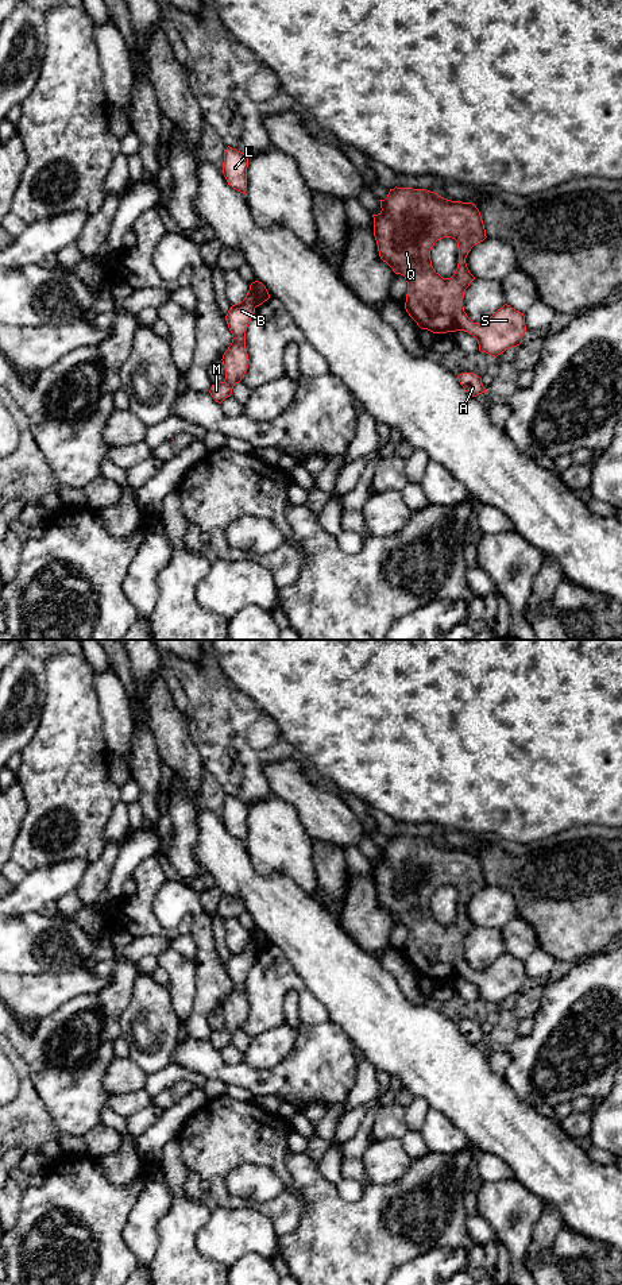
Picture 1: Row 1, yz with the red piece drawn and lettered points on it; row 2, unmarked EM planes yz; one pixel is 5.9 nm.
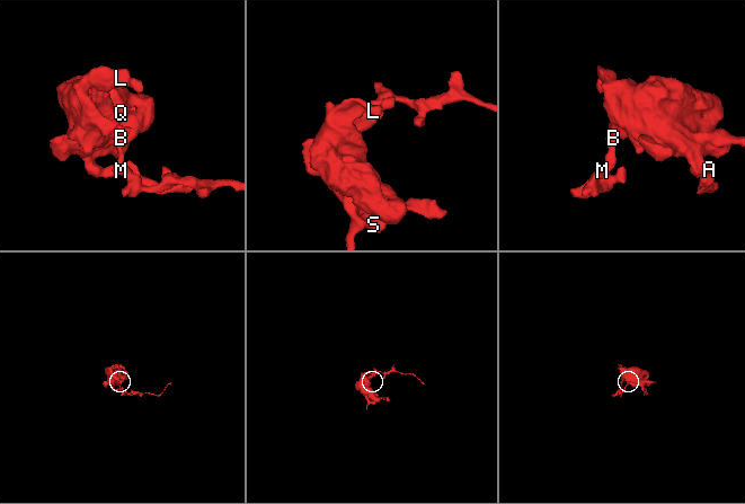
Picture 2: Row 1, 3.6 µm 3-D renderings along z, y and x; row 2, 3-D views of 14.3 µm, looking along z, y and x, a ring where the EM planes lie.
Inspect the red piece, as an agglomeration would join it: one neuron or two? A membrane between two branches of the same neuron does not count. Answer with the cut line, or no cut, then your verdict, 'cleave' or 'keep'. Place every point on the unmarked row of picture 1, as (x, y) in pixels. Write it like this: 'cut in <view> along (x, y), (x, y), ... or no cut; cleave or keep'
cut in yz along (250, 936), (257, 953); cleave

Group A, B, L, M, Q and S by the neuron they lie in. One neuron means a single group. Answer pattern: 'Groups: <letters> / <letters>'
Groups: A L Q S / B M

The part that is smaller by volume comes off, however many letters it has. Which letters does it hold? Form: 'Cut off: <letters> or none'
Cut off: B, M

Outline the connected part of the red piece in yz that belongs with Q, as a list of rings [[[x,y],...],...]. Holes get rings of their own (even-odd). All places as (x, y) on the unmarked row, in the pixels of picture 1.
[[[397,834],[390,837],[385,848],[379,849],[382,858],[372,863],[379,904],[395,922],[405,925],[407,930],[405,957],[417,973],[433,981],[468,980],[478,988],[479,999],[494,1006],[519,993],[526,980],[524,961],[505,952],[486,970],[479,972],[474,970],[464,960],[464,939],[475,927],[467,915],[465,906],[475,892],[487,885],[476,853],[451,849],[426,837]],[[443,885],[452,885],[457,890],[459,911],[451,926],[443,926],[433,917],[430,908],[432,895]]]

